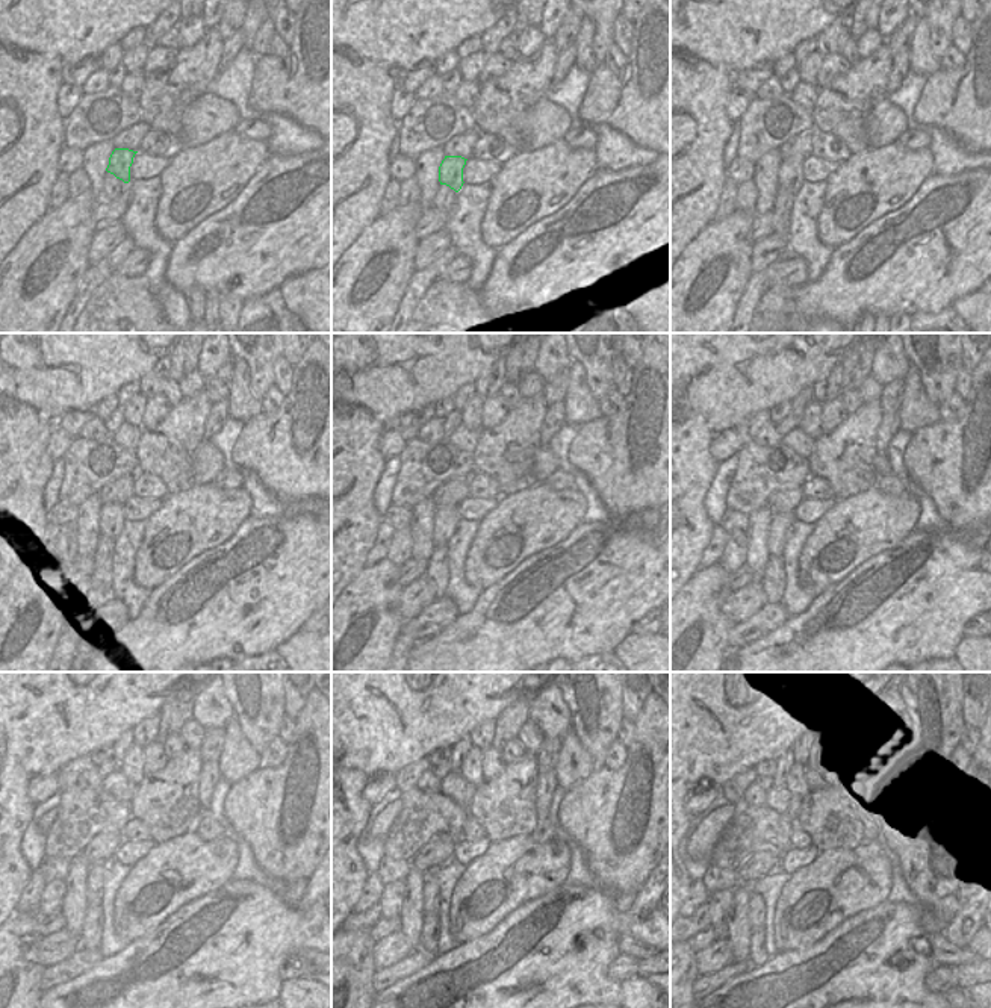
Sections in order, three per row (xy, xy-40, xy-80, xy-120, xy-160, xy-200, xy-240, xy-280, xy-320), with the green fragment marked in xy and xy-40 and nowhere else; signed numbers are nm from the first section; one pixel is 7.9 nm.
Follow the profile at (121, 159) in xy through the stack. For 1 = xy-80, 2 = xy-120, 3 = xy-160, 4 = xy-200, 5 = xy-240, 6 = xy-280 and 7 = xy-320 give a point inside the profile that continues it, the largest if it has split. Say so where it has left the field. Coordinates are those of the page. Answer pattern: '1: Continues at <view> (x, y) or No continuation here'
1: Continues at xy-80 (790, 177)
2: Continues at xy-120 (111, 521)
3: Continues at xy-160 (445, 521)
4: Continues at xy-200 (781, 524)
5: Continues at xy-240 (94, 884)
6: Continues at xy-280 (430, 886)
7: Continues at xy-320 (755, 907)

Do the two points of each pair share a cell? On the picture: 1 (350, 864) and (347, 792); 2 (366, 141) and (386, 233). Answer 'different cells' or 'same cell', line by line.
1: same cell
2: different cells

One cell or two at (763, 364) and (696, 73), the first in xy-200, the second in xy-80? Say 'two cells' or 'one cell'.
two cells

